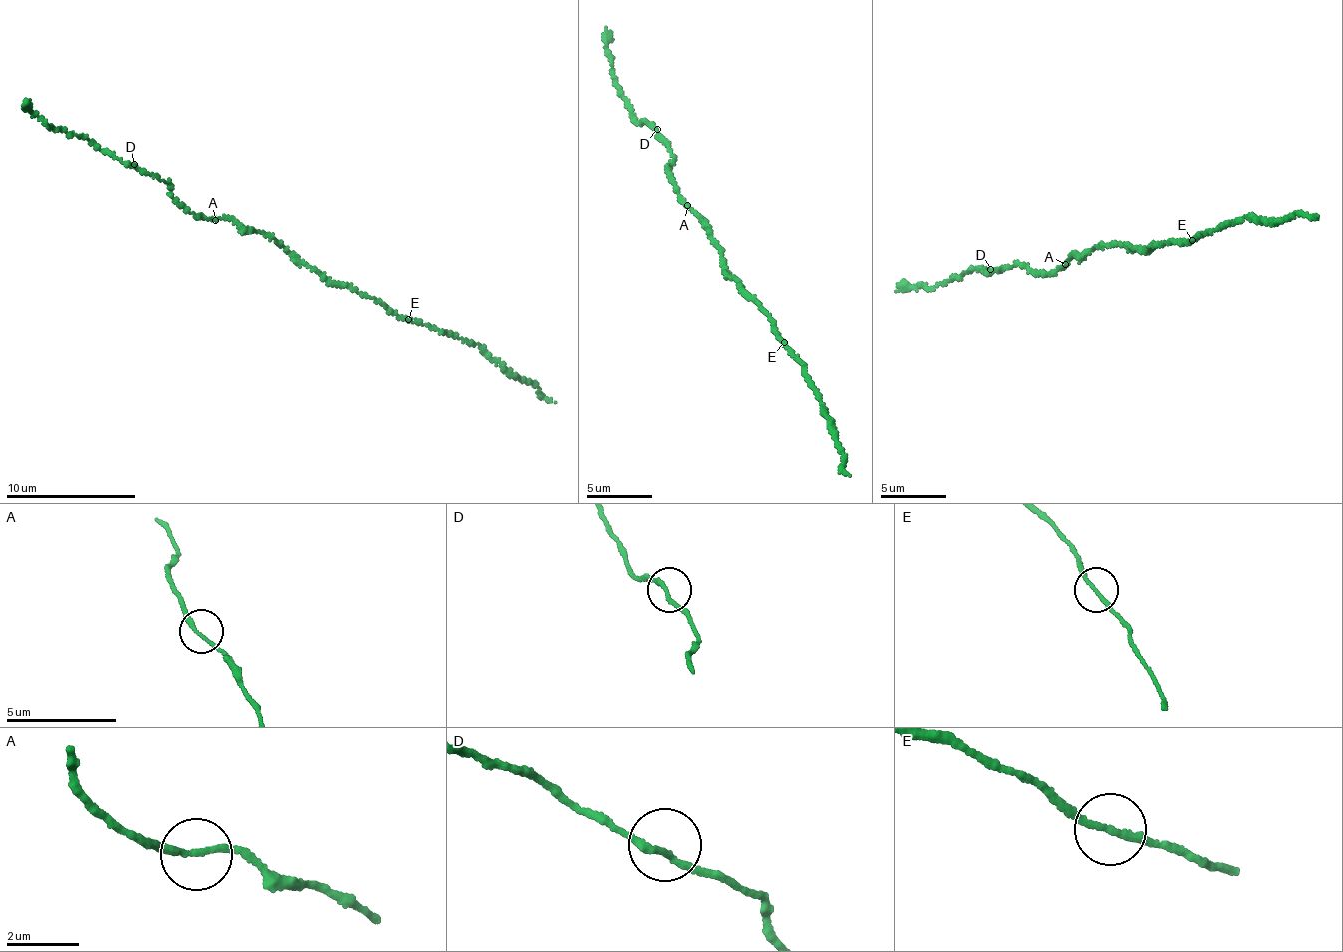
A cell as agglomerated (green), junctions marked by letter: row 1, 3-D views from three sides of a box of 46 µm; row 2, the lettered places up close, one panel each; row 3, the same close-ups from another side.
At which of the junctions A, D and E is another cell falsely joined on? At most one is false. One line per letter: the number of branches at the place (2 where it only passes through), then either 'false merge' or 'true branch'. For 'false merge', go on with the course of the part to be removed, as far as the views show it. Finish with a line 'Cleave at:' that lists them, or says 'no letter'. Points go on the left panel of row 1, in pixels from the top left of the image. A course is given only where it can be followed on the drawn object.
A: 2 branches meet; true branch
D: 2 branches meet; true branch
E: 2 branches meet; false merge; foreign part runs (407, 321), (474, 343), (500, 366), (534, 384), (555, 402)
Cleave at: E

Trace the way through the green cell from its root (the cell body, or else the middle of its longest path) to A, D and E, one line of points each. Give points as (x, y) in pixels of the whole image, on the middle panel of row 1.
A: (724, 259), (722, 249), (711, 237), (705, 220), (687, 205)
D: (724, 259), (722, 249), (711, 237), (705, 220), (678, 194), (668, 168), (674, 155), (669, 142), (657, 129)
E: (724, 259), (724, 271), (770, 317), (773, 332), (783, 343)

